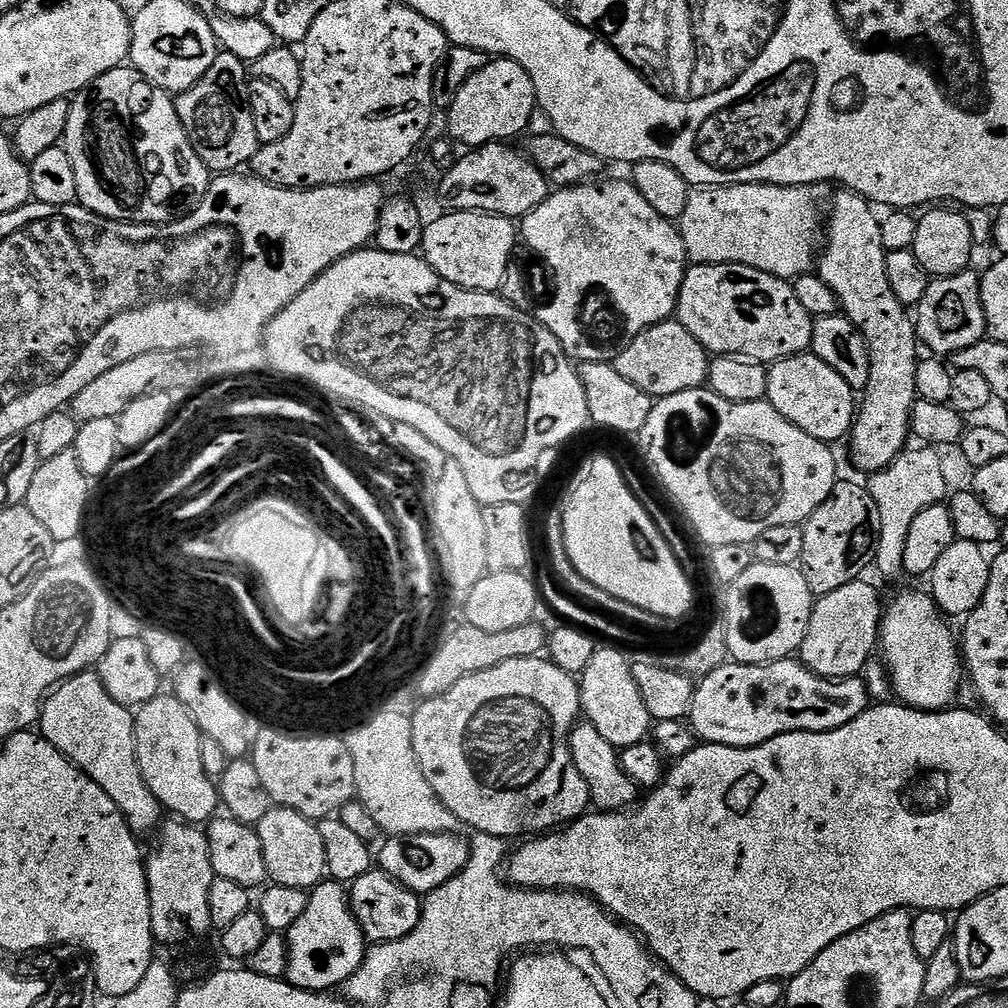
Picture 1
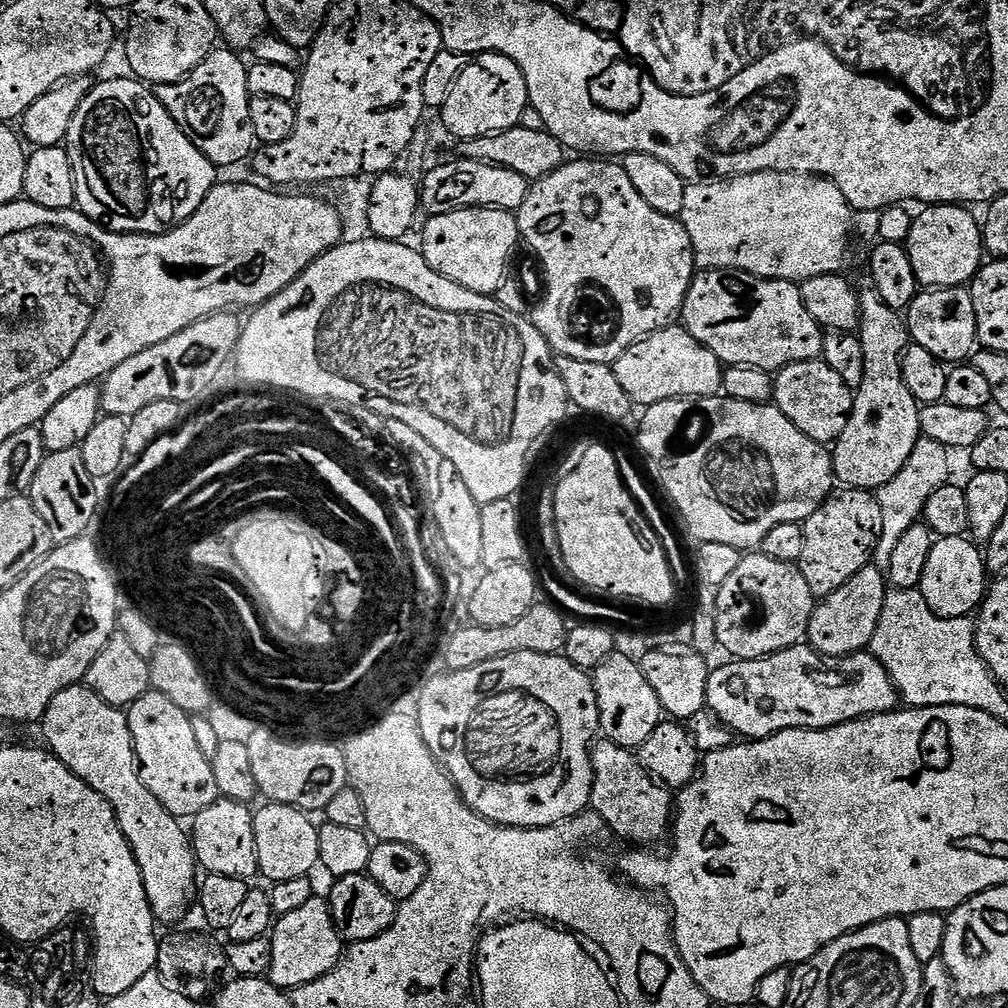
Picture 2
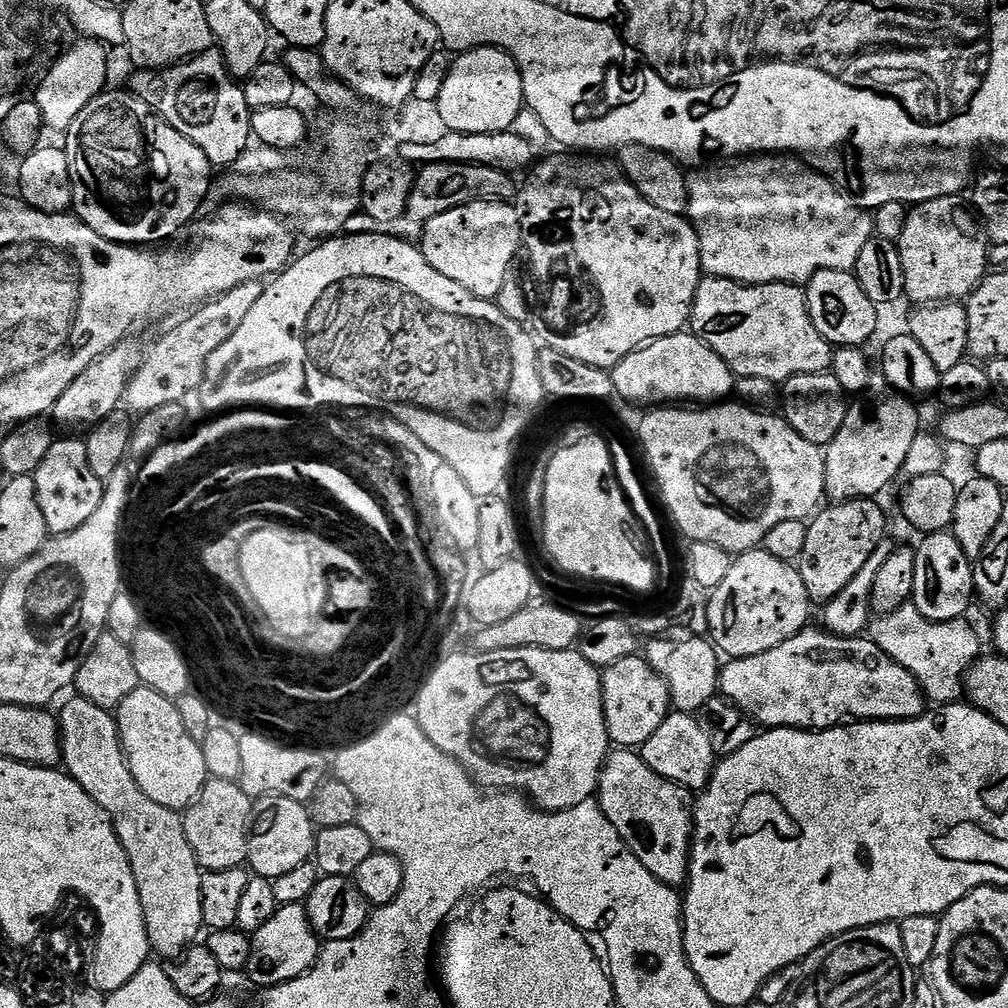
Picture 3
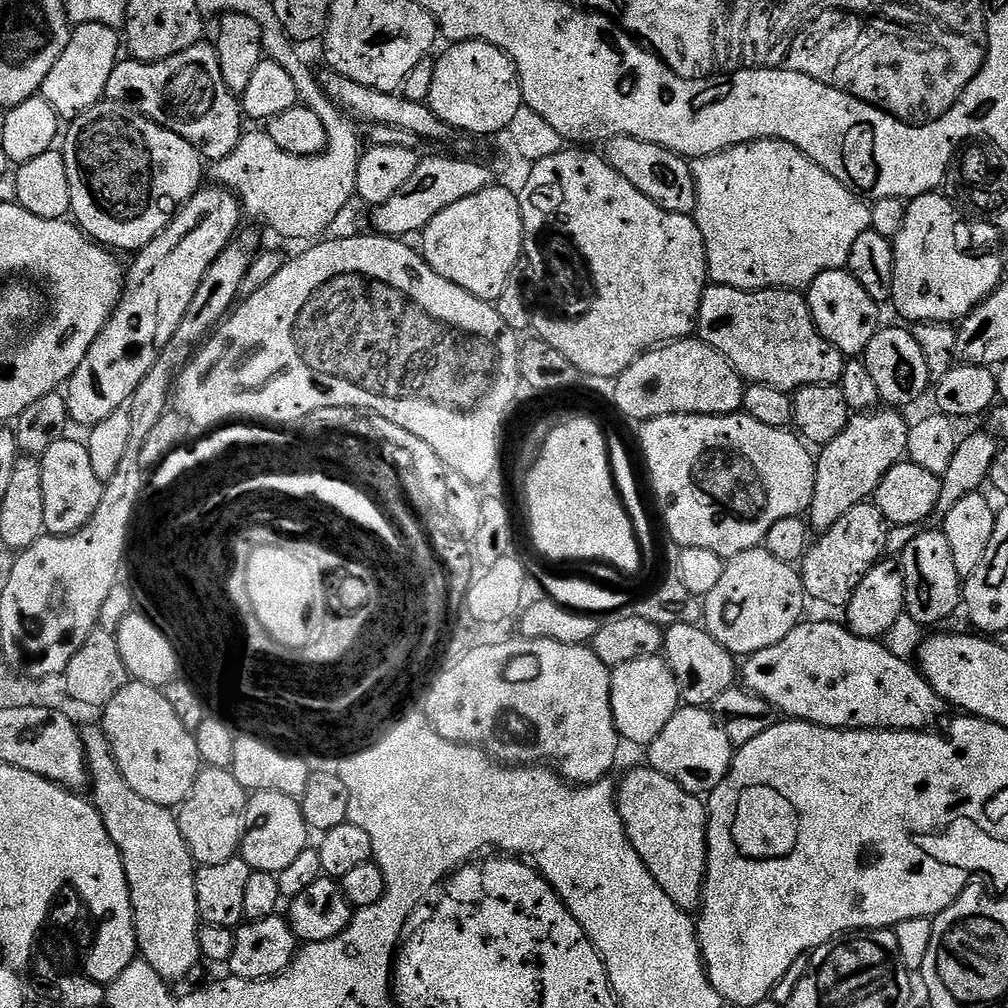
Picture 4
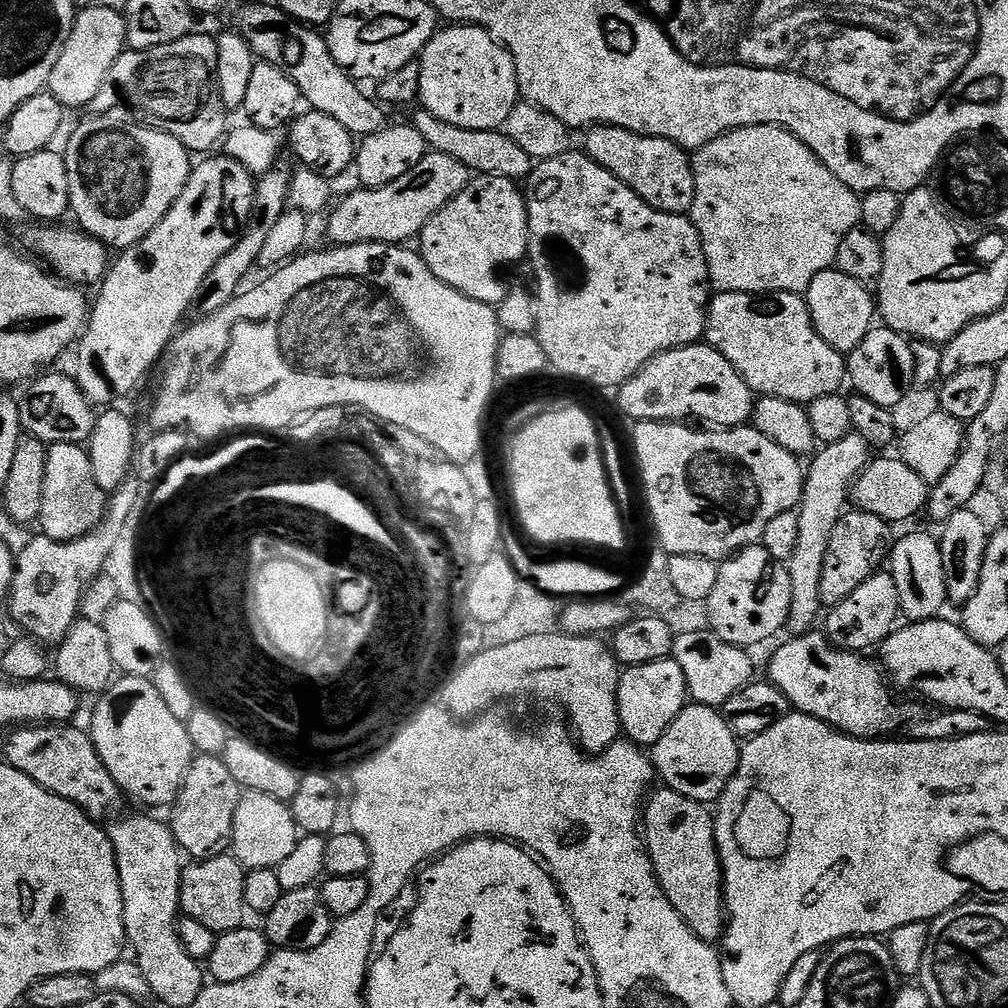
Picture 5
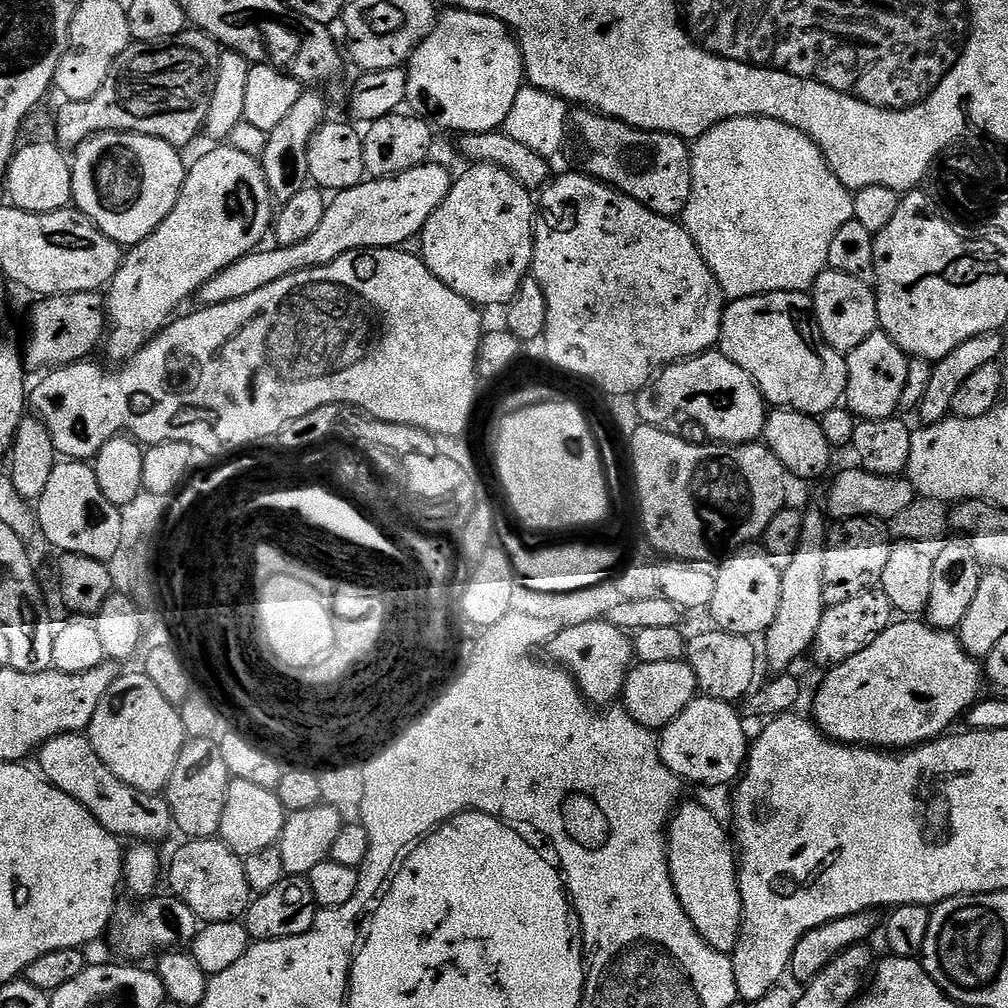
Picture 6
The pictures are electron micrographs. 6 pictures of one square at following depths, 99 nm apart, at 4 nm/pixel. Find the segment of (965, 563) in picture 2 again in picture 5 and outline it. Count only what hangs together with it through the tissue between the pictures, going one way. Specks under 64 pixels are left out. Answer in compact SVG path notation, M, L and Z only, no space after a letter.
M913 530L908 536L897 539L890 548L890 571L894 586L898 586L900 611L905 617L908 615L909 621L935 620L943 613L940 611L949 599L946 574L942 570L942 550L935 535Z

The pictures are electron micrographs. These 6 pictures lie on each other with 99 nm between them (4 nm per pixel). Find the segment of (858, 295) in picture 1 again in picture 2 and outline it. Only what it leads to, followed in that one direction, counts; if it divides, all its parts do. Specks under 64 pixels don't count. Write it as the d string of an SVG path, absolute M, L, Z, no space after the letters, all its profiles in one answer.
M867 291L859 293L858 335L864 359L862 386L854 389L850 422L846 422L846 430L842 430L842 434L836 439L831 454L832 471L835 479L843 487L875 490L886 486L886 482L890 482L890 478L894 478L894 474L898 474L898 470L902 470L902 466L906 466L906 458L910 458L910 454L914 454L914 446L922 439L921 405L916 403L914 394L910 394L910 386L906 386L906 378L902 378L902 358L910 343L905 317L897 309L886 306L886 302L882 302L882 298L876 291Z

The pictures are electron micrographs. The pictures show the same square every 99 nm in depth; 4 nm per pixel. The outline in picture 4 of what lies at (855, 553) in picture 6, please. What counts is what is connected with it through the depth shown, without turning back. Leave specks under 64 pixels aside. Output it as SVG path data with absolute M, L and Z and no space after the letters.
M865 502L846 510L830 530L819 533L820 540L811 545L798 565L800 581L804 583L804 594L809 601L817 600L828 608L847 609L858 582L885 555L884 547L888 537L889 522L875 503Z

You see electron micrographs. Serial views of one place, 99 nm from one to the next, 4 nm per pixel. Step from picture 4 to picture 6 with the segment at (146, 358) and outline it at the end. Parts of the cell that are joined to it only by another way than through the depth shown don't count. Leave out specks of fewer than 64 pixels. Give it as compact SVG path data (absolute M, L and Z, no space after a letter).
M216 146L213 152L208 152L196 165L187 169L184 177L184 185L180 191L178 202L174 206L174 210L170 210L170 214L157 228L148 235L141 244L133 244L127 249L124 261L120 264L120 269L116 277L112 279L112 283L106 289L106 348L108 344L108 356L112 360L120 360L116 362L127 362L136 356L146 347L147 344L155 338L156 335L162 331L166 325L173 319L176 307L179 306L183 300L188 300L197 295L203 284L210 278L214 278L214 274L218 274L226 266L230 266L234 262L238 262L238 258L242 258L247 252L257 251L265 243L264 235L269 235L270 229L274 224L274 201L268 183L266 182L266 174L264 167L261 166L259 159L250 154L231 146Z

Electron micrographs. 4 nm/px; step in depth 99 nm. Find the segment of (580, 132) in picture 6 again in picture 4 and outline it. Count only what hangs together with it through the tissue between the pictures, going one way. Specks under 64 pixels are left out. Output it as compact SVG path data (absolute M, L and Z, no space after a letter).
M615 136L603 145L602 155L634 190L646 194L650 202L662 206L662 210L670 210L674 214L692 216L696 211L696 183L691 163L677 152L666 150L654 142L642 142L629 136Z

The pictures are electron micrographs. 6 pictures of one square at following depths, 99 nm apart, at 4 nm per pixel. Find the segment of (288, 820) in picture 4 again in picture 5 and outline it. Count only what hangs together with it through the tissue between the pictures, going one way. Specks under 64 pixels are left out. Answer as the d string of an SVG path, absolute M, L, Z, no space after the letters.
M251 790L241 795L238 810L234 814L230 852L244 865L245 869L276 869L286 858L290 858L290 854L294 854L297 839L296 820L292 817L291 807L285 801L274 798L270 794Z

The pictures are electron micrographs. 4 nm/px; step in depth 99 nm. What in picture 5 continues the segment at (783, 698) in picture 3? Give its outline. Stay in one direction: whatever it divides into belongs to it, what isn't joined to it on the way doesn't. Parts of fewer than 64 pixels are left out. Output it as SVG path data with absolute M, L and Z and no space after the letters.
M809 630L788 638L792 640L786 641L768 664L767 679L786 694L795 711L805 712L849 736L861 738L896 734L899 728L905 728L909 737L918 740L949 740L955 736L989 731L989 717L974 710L941 710L916 698L899 700L889 677L877 661L875 664L860 652L837 648L823 631L816 631Z

